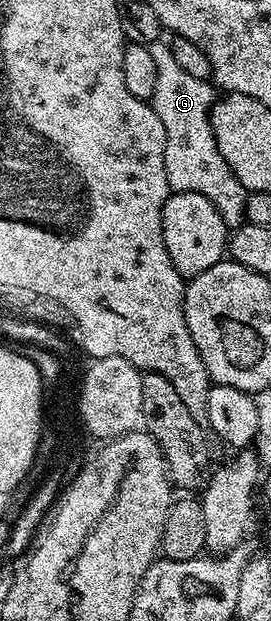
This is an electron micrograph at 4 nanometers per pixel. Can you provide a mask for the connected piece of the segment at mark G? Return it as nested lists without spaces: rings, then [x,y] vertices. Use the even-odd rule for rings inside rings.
[[[170,46],[151,47],[153,61],[157,61],[157,89],[149,101],[165,125],[165,173],[172,192],[196,191],[201,197],[209,197],[229,225],[244,218],[247,210],[247,188],[237,181],[233,169],[225,165],[225,157],[217,149],[217,141],[211,124],[211,106],[217,91],[208,80],[192,77],[173,58]]]

